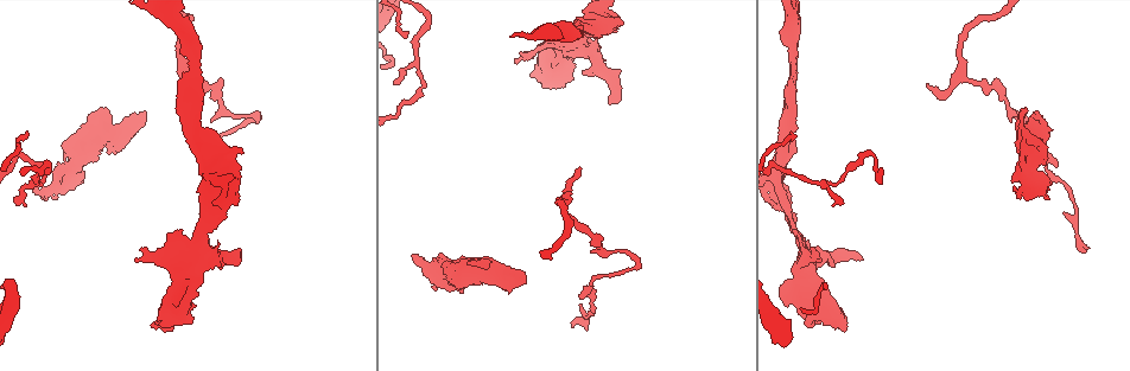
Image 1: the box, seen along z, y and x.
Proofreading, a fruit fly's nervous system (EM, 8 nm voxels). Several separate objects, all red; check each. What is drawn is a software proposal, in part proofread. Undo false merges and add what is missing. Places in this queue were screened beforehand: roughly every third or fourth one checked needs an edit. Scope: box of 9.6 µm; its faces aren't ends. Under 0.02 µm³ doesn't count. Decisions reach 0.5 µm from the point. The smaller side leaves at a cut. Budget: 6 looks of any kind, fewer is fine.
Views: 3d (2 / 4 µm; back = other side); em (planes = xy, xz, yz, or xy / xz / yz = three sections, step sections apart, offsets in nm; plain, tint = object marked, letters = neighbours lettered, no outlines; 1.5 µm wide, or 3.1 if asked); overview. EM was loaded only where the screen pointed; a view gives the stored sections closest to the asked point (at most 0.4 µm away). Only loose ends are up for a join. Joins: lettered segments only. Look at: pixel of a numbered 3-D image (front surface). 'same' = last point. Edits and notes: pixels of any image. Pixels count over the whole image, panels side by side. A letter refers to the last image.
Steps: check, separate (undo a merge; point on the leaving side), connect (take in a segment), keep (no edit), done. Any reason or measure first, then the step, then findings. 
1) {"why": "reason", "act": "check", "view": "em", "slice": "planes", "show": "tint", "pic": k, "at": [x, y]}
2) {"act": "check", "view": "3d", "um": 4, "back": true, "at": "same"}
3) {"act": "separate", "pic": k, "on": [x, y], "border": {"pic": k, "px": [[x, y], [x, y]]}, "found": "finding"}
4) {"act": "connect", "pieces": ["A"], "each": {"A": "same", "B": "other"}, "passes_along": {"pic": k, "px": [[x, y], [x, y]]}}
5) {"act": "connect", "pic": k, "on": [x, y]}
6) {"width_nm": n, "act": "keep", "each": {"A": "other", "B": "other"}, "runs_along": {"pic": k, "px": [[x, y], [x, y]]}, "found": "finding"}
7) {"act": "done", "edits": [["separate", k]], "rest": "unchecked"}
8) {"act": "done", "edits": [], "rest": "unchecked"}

{"why": "free end", "act": "check", "view": "em", "slice": "xy", "step": 8, "show": "tint", "pic": 1, "at": [622, 25]}

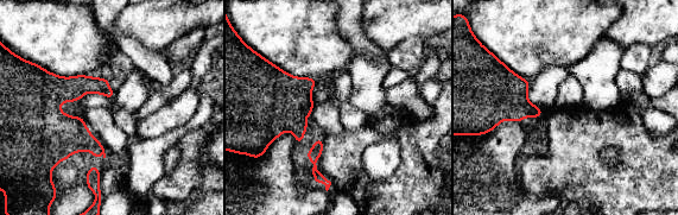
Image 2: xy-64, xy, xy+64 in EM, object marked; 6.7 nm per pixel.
{"act": "check", "view": "em", "slice": "xy", "step": 8, "show": "letters", "at": "same"}

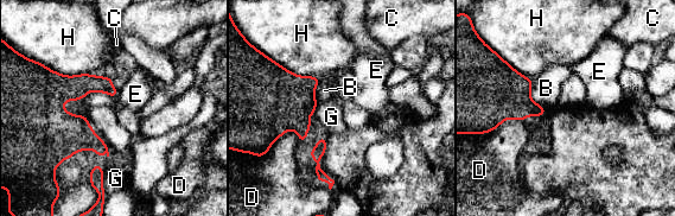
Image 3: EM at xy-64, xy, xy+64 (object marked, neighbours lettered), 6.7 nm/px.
{"act": "keep", "each": {"B": "other", "C": "other", "D": "other", "E": "other", "G": "other", "H": "other"}, "border": {"pic": 3, "px": [[116, 91], [118, 96]]}, "found": "no lettered segment goes on from it"}

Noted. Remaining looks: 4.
{"why": "sharp bend", "act": "check", "view": "em", "slice": "yz", "step": 8, "show": "tint", "pic": 1, "at": [23, 155]}

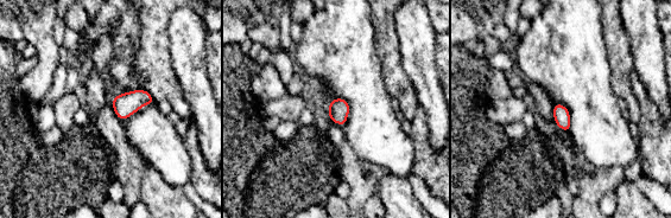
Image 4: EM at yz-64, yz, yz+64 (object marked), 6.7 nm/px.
{"why": "cut it another way", "act": "check", "view": "em", "slice": "planes", "show": "letters", "at": "same"}

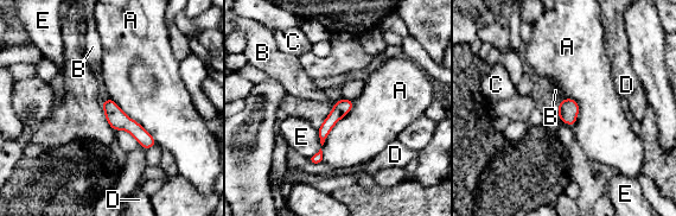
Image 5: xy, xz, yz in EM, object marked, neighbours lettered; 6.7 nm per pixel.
{"width_nm": 100, "longest_contact_nm": ["A", 460], "act": "keep", "each": {"A": "other", "B": "other", "C": "other", "D": "other", "E": "other"}, "found": "one neuron here"}

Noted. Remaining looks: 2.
{"why": "thick turns thin", "act": "check", "view": "em", "slice": "xz", "step": 8, "show": "letters", "pic": 1, "at": [205, 233]}

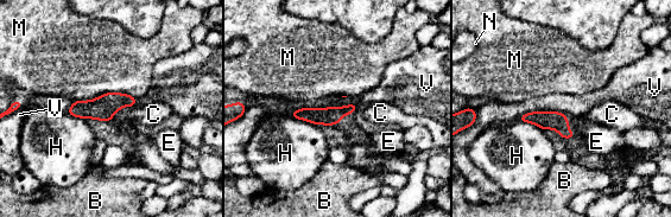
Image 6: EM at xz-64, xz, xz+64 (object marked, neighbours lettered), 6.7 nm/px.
{"act": "keep", "each": {"B": "other", "C": "other", "E": "other", "H": "other", "M": "other", "N": "other", "V": "other"}, "found": "continuous, no second neuron"}

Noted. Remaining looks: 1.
{"act": "done", "edits": [], "rest": "unchecked"}

